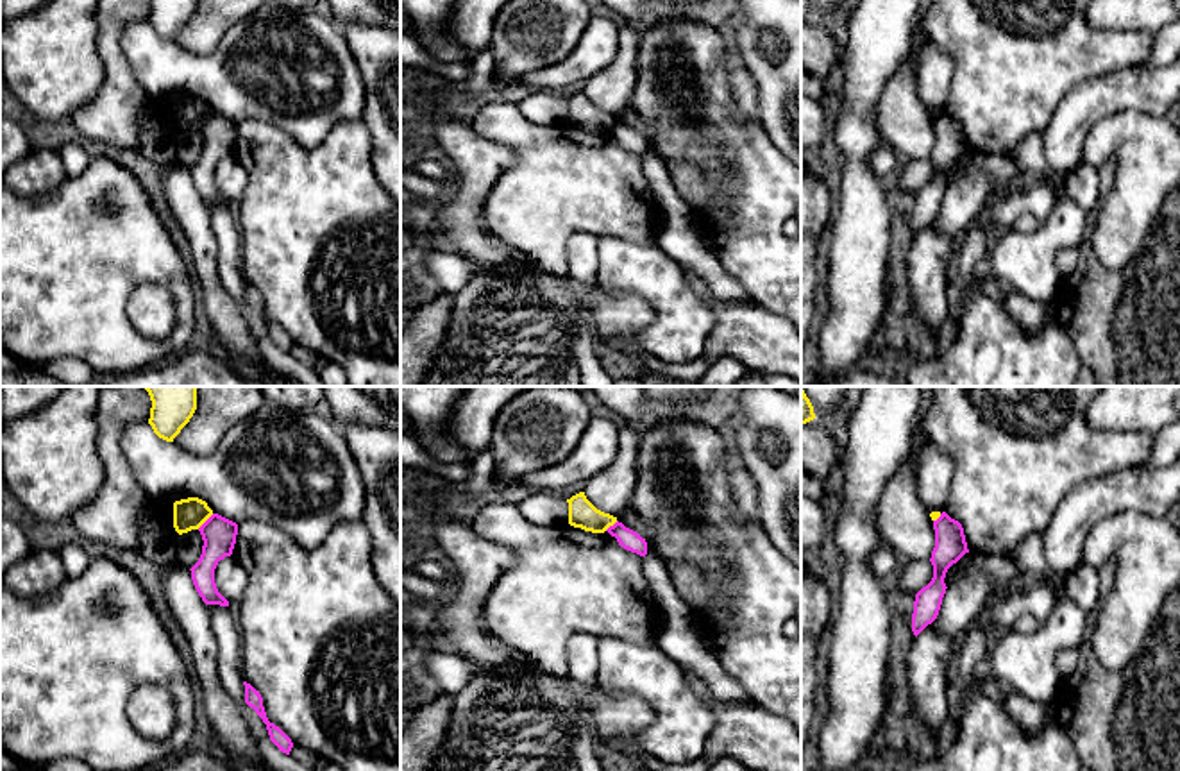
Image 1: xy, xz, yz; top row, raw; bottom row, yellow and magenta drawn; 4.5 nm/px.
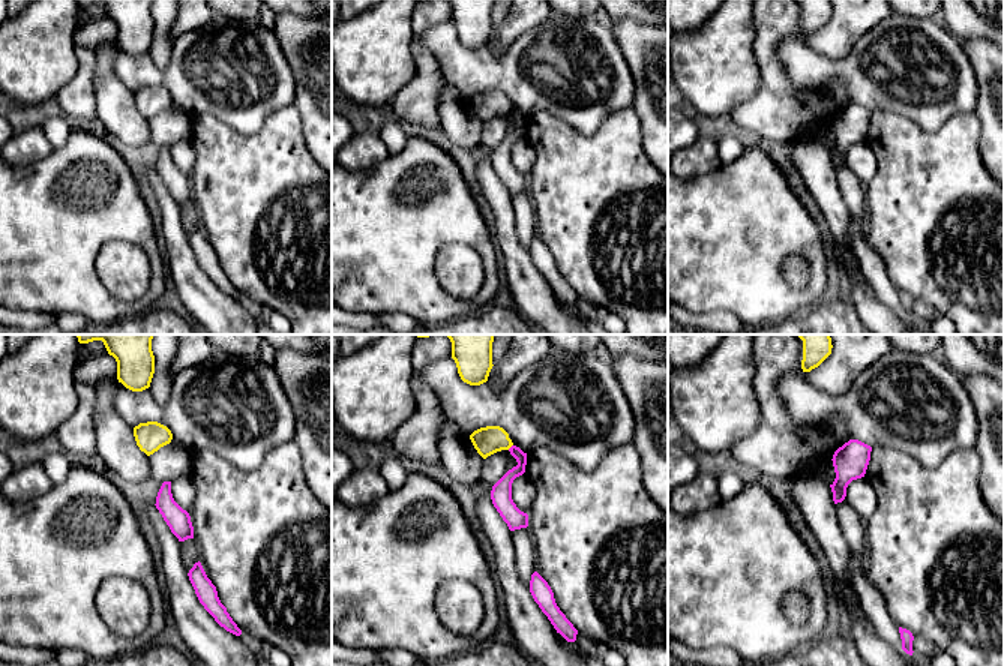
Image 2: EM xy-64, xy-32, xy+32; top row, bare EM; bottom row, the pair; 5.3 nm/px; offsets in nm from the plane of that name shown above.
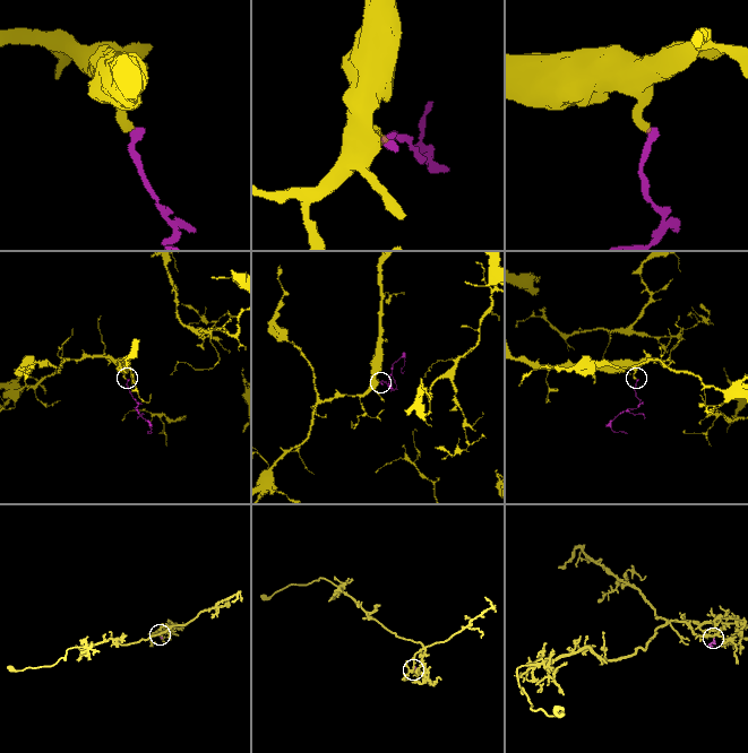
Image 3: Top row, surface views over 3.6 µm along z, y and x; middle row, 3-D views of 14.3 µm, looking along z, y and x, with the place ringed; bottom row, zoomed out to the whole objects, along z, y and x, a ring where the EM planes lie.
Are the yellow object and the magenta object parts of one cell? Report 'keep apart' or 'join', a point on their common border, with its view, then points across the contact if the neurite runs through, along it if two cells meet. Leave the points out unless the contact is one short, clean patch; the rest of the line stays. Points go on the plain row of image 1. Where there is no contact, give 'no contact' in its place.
keep apart; meets yellow in xy at (204, 120); border along xy (213, 113), (197, 127)

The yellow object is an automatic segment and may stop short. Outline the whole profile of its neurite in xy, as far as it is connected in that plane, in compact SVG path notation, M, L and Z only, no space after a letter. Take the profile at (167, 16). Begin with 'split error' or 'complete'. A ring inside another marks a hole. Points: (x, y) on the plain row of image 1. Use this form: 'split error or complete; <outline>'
complete; M152 0L148 23L159 38L173 41L195 9L197 0Z

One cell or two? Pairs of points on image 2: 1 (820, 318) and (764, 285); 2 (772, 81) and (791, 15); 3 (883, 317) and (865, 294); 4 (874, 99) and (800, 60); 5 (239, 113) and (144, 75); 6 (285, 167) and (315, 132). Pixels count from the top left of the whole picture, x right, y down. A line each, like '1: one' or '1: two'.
1: two
2: one
3: one
4: one
5: one
6: two

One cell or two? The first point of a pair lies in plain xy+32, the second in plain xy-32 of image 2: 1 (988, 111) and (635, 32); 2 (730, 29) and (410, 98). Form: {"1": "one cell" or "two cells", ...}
{"1": "one cell", "2": "two cells"}

